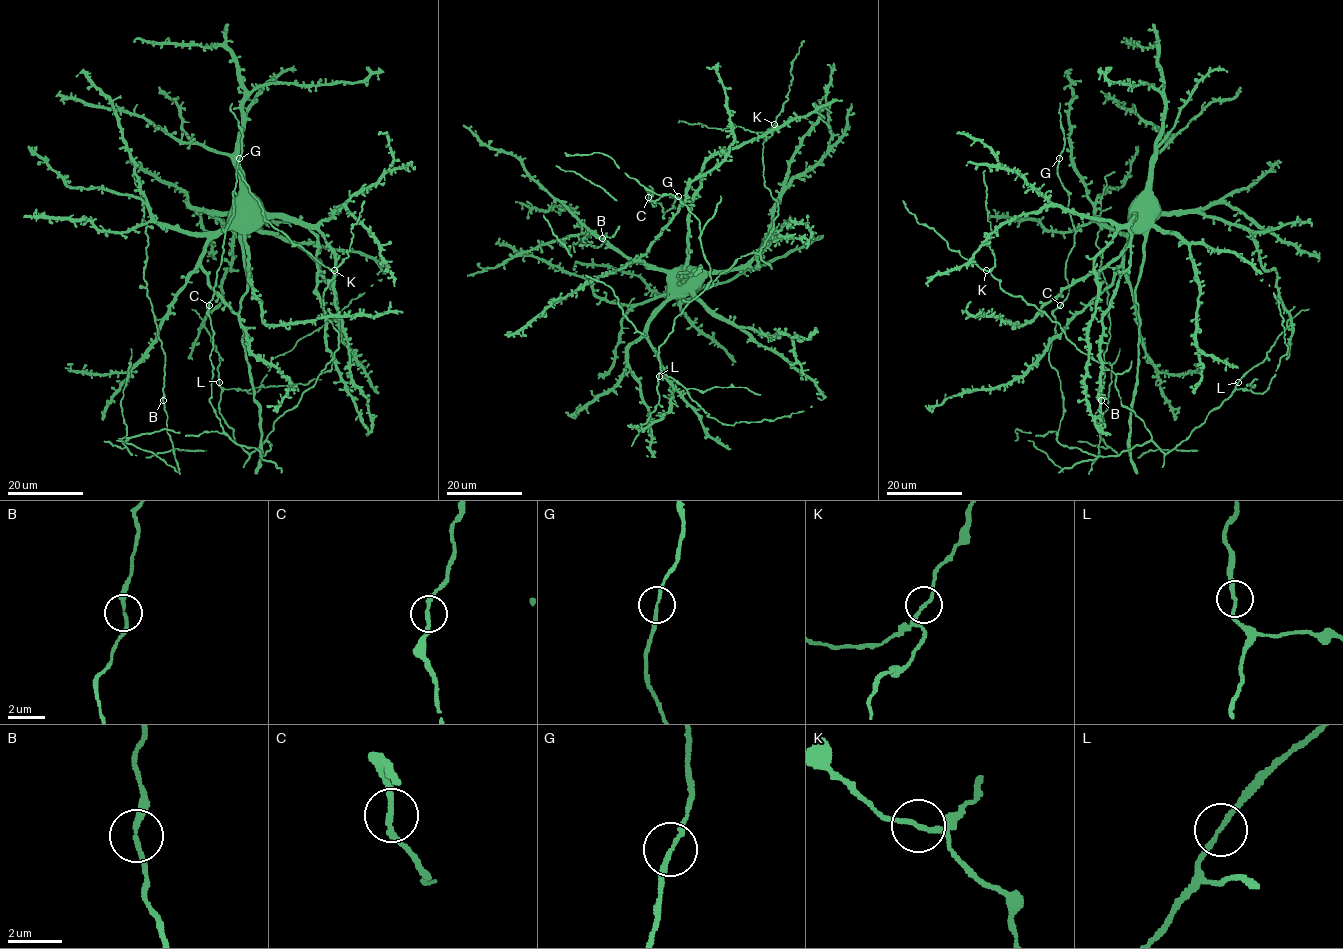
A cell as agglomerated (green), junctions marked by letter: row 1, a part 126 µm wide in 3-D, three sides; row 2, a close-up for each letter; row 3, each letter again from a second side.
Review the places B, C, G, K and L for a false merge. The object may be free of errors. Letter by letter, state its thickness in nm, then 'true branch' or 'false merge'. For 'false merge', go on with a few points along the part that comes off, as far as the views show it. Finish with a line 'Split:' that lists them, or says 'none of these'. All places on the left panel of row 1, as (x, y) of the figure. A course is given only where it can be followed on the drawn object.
B: 200 nm | true branch
C: 170 nm | true branch
G: 160 nm | true branch
K: 180 nm | true branch
L: 170 nm | true branch
Split: none of these

